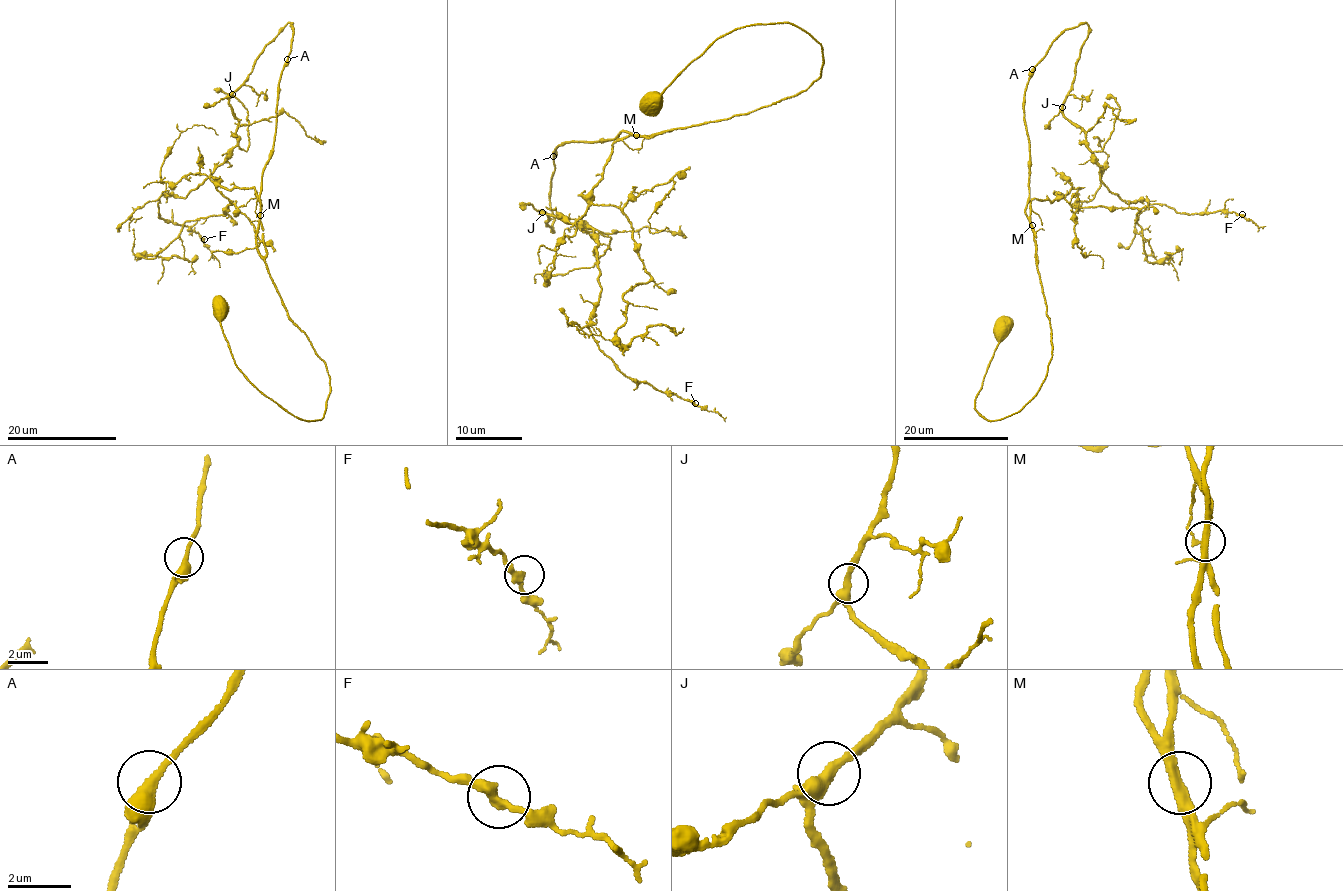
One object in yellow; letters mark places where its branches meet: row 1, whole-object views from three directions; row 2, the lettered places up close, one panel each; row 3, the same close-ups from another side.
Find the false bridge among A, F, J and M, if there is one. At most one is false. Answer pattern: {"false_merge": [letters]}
{"false_merge": []}

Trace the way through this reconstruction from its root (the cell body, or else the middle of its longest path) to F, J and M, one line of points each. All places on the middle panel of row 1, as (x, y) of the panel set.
F: (581, 141), (554, 148), (553, 230), (544, 213), (598, 239), (601, 296), (589, 329), (626, 376), (695, 403)
J: (581, 141), (554, 148), (554, 169), (549, 194), (553, 230), (546, 225), (546, 221), (550, 220), (542, 212)
M: (581, 141), (608, 141), (619, 137), (623, 130), (635, 135)

